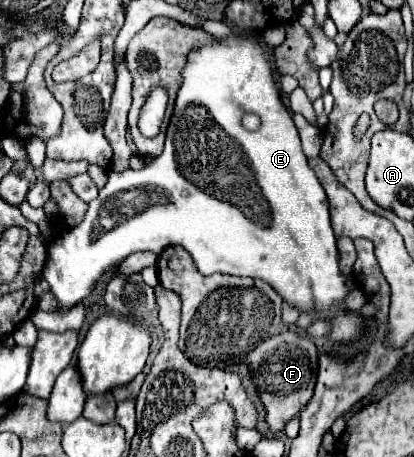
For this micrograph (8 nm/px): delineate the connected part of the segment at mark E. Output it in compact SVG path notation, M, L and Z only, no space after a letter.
M234 32L228 38L216 38L210 44L202 44L198 46L194 52L190 52L188 56L188 64L184 68L184 82L178 90L178 98L176 98L176 108L174 108L174 116L170 120L168 132L166 132L166 148L164 152L150 164L144 164L144 168L138 170L126 170L126 172L110 172L108 182L104 188L100 188L98 198L92 200L88 206L88 212L84 216L84 220L62 232L48 248L48 258L42 270L42 276L48 280L50 284L50 292L54 294L56 300L56 308L52 310L54 314L66 314L70 308L74 308L76 304L80 304L84 298L90 296L90 292L94 290L96 282L102 278L104 272L108 272L110 268L116 268L122 264L122 260L126 256L130 256L132 252L140 252L140 250L150 250L160 254L164 248L168 246L184 246L190 256L194 258L196 268L202 274L234 274L234 276L250 276L250 278L262 278L266 280L270 286L274 286L274 290L288 302L292 304L296 310L300 312L318 312L322 320L330 320L332 322L332 330L330 330L330 340L332 342L352 342L362 334L362 318L360 316L348 316L348 310L342 306L342 300L346 298L348 290L346 290L346 278L340 274L338 268L338 248L336 248L336 236L330 228L330 216L328 216L328 200L324 194L324 188L320 186L316 174L312 168L308 168L306 156L302 152L300 146L300 136L298 130L292 122L292 114L284 108L282 100L280 100L280 92L272 80L272 68L268 62L268 56L262 50L262 42L260 36L246 36L240 32Z

